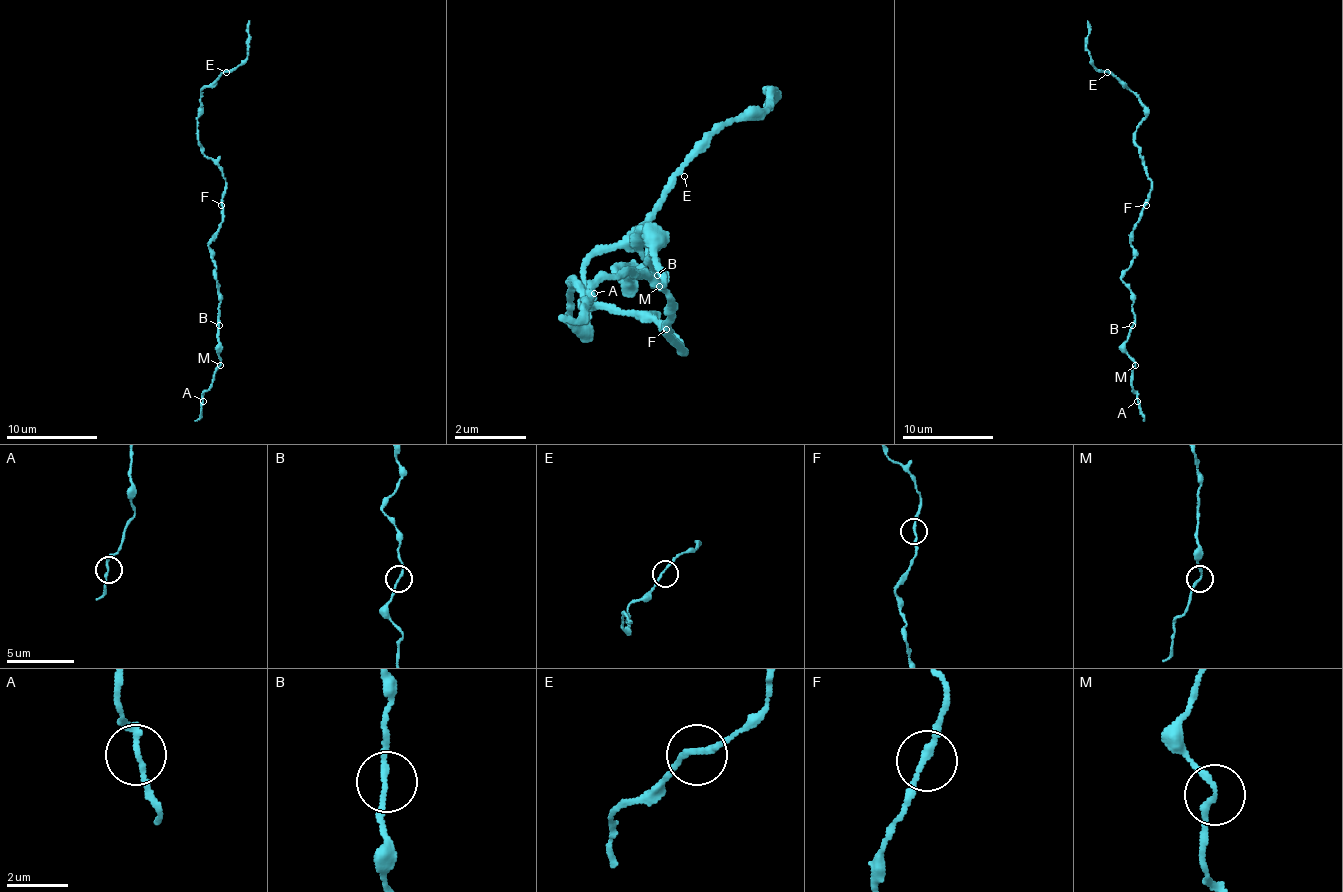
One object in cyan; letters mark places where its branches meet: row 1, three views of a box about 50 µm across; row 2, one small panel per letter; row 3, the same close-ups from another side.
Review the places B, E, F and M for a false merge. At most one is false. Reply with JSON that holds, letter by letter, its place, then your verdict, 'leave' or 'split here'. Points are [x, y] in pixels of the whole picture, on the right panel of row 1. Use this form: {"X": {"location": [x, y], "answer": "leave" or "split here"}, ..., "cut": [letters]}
{"B": {"location": [1132, 325], "answer": "leave"}, "E": {"location": [1107, 72], "answer": "leave"}, "F": {"location": [1146, 205], "answer": "leave"}, "M": {"location": [1135, 365], "answer": "leave"}, "cut": []}

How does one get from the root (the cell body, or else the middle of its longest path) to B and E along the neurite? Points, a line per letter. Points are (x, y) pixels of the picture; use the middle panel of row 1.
B: (666, 320), (666, 293), (648, 275), (612, 275), (639, 266), (639, 239), (657, 275)
E: (666, 320), (684, 347), (630, 311), (603, 311), (576, 284), (567, 293), (576, 329), (585, 266), (684, 176)

